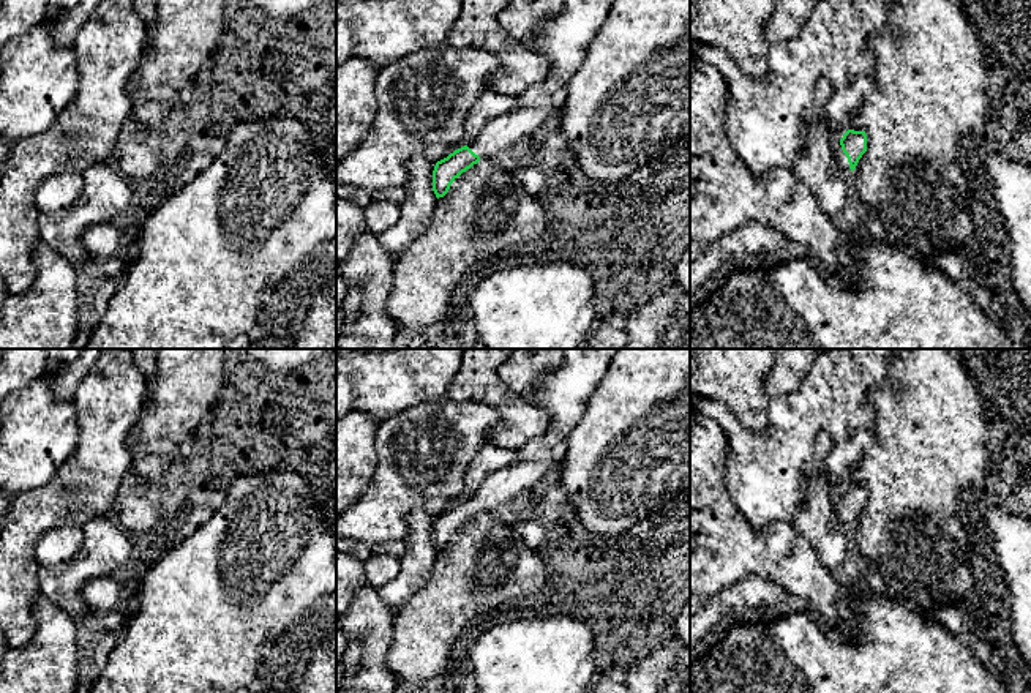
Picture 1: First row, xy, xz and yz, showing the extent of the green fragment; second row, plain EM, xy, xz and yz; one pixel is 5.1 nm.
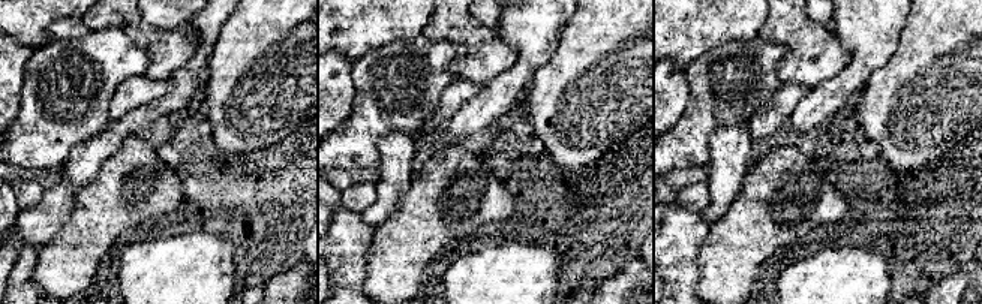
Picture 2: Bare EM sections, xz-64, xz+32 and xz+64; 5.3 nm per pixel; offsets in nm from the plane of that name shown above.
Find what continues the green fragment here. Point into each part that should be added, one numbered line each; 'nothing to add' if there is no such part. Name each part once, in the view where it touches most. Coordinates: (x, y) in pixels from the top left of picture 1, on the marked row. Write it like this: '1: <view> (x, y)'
1: yz (840, 163)

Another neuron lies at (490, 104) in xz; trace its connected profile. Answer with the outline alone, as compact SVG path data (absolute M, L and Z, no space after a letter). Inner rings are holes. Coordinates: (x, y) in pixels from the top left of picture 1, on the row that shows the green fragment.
M485 90L469 109L464 123L464 144L467 145L483 126L507 112L510 112L518 104L518 96L507 96L494 90Z

